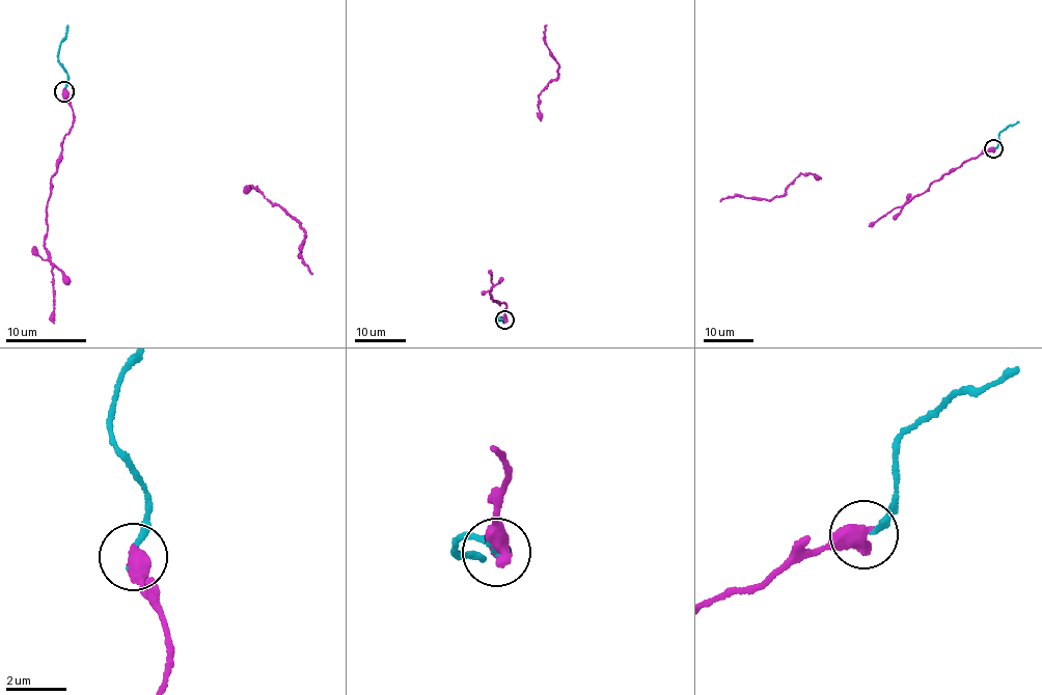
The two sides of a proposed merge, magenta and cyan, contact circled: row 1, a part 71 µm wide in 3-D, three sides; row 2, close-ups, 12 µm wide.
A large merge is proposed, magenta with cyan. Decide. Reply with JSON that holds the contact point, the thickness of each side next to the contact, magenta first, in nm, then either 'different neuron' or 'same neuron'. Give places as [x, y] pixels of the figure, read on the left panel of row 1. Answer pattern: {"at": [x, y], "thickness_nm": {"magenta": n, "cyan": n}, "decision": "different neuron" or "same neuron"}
{"at": [63, 91], "thickness_nm": {"magenta": 600, "cyan": 170}, "decision": "same neuron"}

